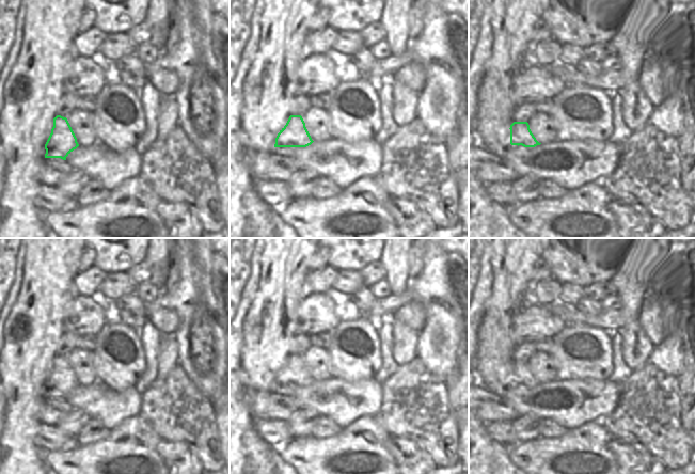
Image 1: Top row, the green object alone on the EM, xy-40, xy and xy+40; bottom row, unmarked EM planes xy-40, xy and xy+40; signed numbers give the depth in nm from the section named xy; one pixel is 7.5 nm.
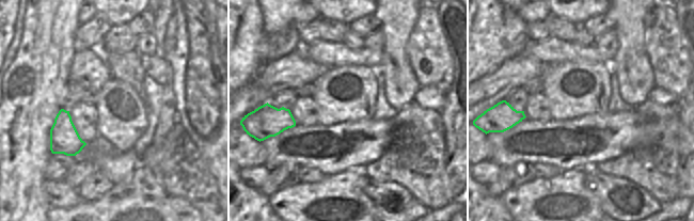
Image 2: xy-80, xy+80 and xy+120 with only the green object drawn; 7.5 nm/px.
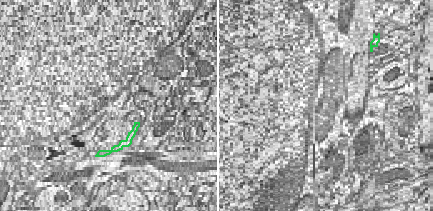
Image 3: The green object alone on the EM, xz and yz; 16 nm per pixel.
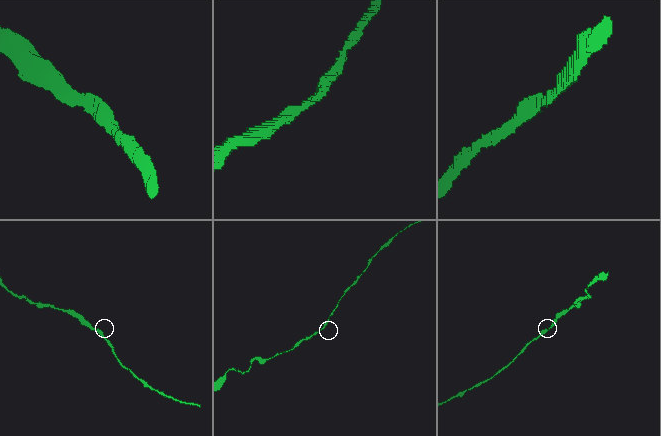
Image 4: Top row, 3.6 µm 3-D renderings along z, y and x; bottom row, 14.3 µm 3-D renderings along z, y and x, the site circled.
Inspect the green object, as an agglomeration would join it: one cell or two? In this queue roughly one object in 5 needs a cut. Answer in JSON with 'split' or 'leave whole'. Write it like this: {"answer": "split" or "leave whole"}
{"answer": "leave whole"}

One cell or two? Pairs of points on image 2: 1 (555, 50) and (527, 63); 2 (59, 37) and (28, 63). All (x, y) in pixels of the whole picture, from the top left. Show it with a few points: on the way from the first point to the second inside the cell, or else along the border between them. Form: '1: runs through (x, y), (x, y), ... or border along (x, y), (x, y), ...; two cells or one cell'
1: border along (522, 54), (531, 54), (545, 64); two cells
2: runs through (51, 45), (35, 61); one cell

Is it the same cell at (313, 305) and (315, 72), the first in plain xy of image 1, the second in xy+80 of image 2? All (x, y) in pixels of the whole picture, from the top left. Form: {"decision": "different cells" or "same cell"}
{"decision": "same cell"}

